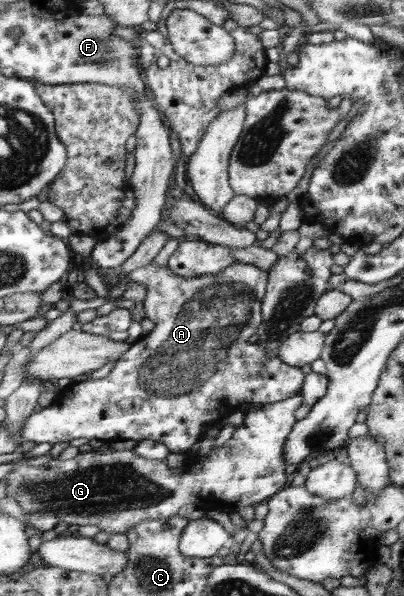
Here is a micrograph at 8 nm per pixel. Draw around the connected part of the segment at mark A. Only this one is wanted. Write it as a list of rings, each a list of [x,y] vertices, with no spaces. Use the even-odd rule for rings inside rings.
[[[238,262],[215,273],[210,278],[206,278],[202,275],[184,279],[180,275],[174,275],[174,272],[170,271],[167,265],[157,266],[155,263],[150,263],[144,267],[135,269],[131,275],[128,275],[128,281],[138,281],[146,285],[148,290],[146,299],[142,301],[142,303],[146,312],[146,317],[155,323],[155,327],[148,335],[132,343],[131,349],[115,363],[115,366],[111,369],[108,376],[96,380],[85,380],[72,383],[63,390],[61,396],[55,399],[52,404],[43,408],[41,411],[32,412],[23,421],[23,426],[19,429],[19,431],[21,431],[19,433],[19,435],[21,435],[19,437],[19,443],[34,441],[36,444],[46,442],[55,444],[62,443],[62,441],[71,441],[72,439],[97,439],[105,442],[127,439],[132,439],[132,441],[137,442],[150,440],[163,443],[172,453],[182,454],[189,452],[194,443],[203,436],[202,427],[215,425],[218,421],[222,420],[224,415],[228,416],[228,413],[238,411],[238,407],[242,404],[261,403],[265,405],[269,403],[278,403],[294,397],[295,395],[300,395],[301,387],[304,385],[305,381],[305,375],[300,369],[301,367],[292,367],[278,357],[267,357],[263,347],[259,347],[257,342],[248,342],[248,338],[256,333],[257,327],[264,321],[264,317],[261,315],[261,305],[265,296],[267,279],[267,271],[264,271],[262,268]]]

